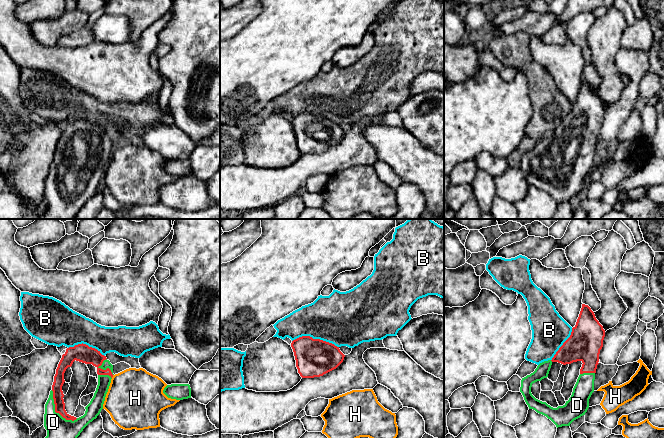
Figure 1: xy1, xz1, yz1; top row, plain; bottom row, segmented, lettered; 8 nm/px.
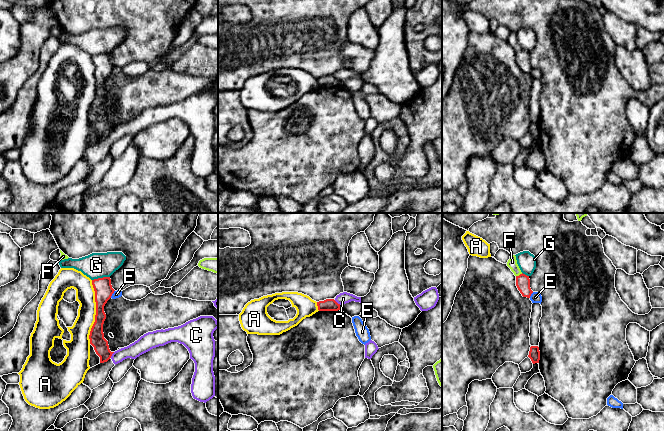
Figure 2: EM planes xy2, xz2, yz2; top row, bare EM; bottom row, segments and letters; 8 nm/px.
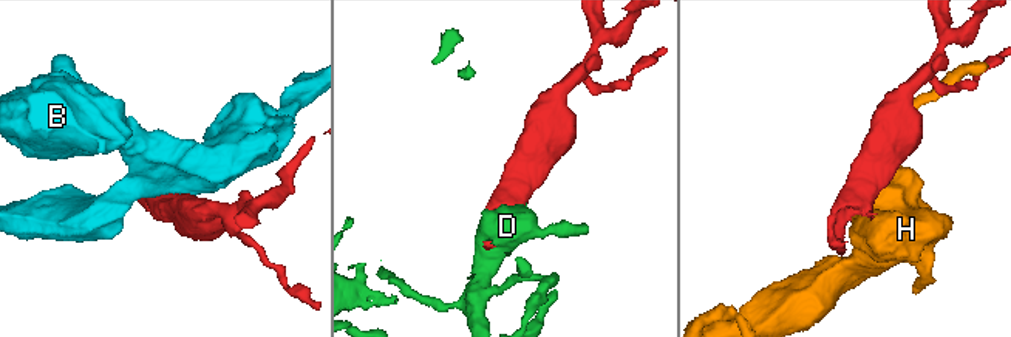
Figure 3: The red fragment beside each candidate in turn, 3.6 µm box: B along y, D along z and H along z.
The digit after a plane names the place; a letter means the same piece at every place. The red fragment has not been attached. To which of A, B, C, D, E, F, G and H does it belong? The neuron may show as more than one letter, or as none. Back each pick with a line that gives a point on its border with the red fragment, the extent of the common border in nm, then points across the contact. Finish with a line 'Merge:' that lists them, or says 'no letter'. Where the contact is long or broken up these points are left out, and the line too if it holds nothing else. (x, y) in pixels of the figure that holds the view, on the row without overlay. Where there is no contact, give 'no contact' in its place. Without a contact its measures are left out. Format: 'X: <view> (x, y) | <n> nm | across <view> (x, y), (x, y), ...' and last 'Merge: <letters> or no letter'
D: xy1 (55, 187) | 320 nm
Merge: D

